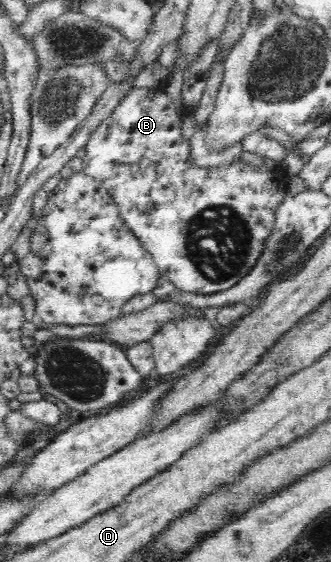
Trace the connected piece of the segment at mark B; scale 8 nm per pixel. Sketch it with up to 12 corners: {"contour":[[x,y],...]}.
{"contour":[[134,88],[82,171],[176,290],[234,287],[285,199],[242,159],[188,163]]}

